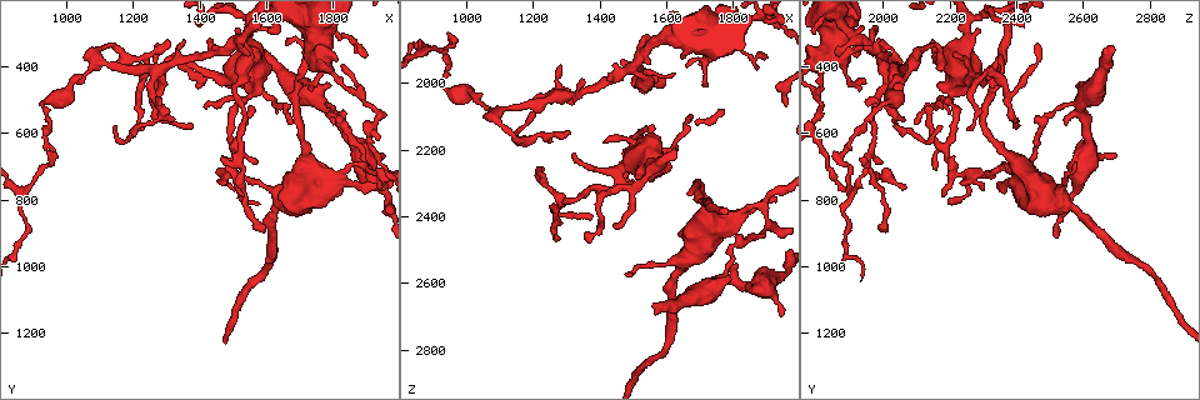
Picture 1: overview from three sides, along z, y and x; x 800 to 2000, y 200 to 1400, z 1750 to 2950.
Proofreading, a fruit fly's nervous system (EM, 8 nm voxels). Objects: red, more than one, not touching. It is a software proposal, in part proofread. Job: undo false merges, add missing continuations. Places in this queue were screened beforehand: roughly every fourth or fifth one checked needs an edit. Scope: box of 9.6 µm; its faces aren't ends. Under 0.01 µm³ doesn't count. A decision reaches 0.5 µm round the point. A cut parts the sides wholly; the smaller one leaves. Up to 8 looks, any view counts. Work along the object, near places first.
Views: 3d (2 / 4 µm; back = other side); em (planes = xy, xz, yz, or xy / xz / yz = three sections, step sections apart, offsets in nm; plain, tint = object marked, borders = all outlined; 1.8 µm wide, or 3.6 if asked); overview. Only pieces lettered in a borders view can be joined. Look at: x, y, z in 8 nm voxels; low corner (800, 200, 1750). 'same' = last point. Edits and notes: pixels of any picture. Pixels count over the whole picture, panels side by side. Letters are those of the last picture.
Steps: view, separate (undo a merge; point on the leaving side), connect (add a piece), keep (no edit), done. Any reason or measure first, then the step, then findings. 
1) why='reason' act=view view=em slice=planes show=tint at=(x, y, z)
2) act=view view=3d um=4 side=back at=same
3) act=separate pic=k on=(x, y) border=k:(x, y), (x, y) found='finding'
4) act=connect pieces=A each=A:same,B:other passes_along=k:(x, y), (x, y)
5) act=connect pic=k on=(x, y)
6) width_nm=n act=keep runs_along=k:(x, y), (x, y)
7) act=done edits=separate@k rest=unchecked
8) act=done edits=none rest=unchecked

why='branch stops here' act=view view=em slice=yz step=8 show=borders at=(1480, 690, 2580)

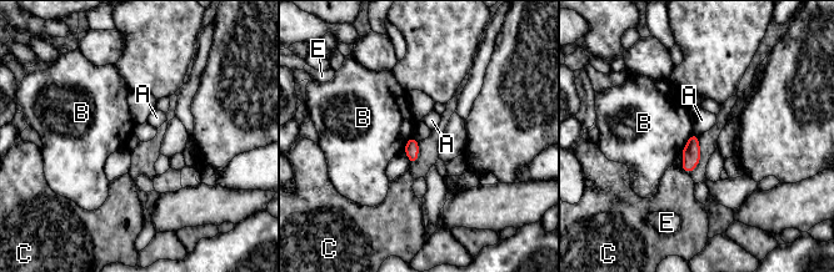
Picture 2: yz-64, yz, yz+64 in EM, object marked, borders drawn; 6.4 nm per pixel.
width_nm=100 act=keep each=A:other,B:other,C:other,E:other border=2:(692, 132), (680, 152) found='no lettered piece goes on from it'

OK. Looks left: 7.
why='calibre changes' act=view view=em slice=xz step=4 show=tint at=(1780, 510, 2590)

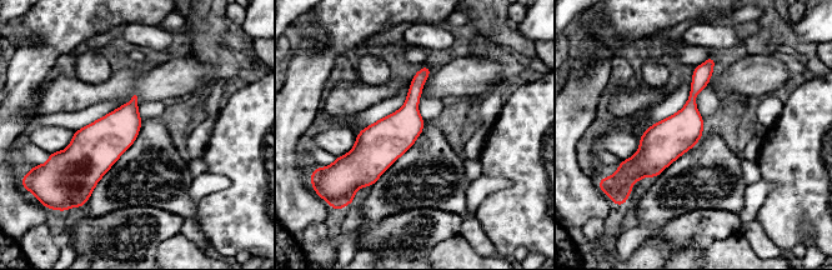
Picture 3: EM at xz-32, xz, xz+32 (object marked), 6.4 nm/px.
act=view view=em slice=planes show=borders at=same

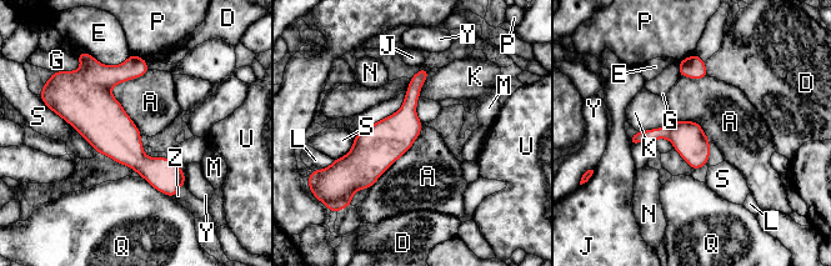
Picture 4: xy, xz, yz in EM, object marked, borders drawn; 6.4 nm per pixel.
longest_contact=A:420nm act=keep each=A:other,D:other,E:other,G:other,J:other,K:other,L:other,M:other,N:other,P:other,Q:other,S:other,U:other,Y:other,Z:other found='all the same cell'

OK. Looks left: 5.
why='sharp bend' act=view view=3d um=4 at=(1020, 450, 2030)

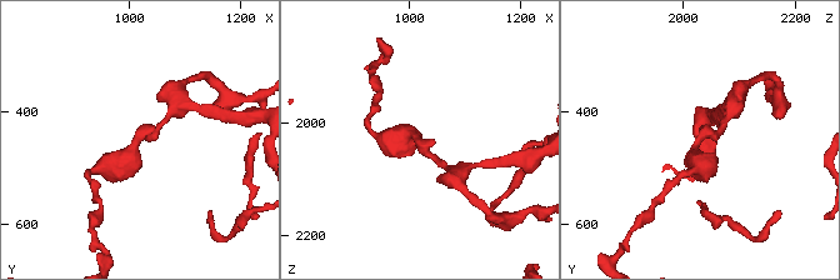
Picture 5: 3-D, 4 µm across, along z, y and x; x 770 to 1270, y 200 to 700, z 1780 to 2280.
why='need the tissue' act=view view=em slice=planes show=tint at=(1015, 445, 2035)

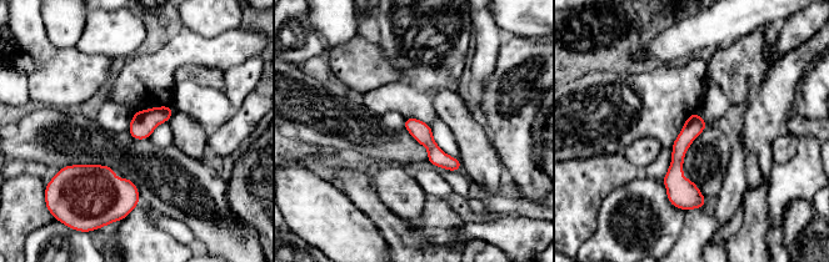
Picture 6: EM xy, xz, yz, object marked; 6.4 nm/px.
act=view view=em slice=planes show=borders at=same

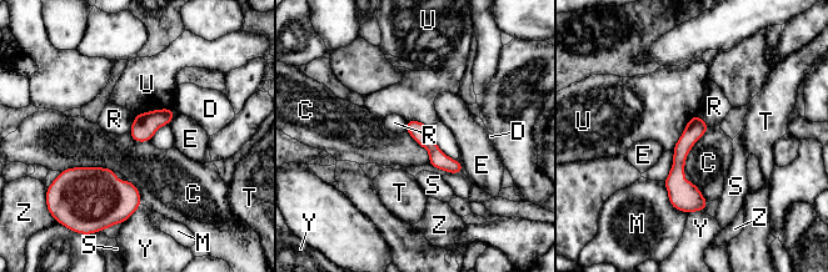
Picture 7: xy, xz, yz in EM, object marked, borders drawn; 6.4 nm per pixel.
act=keep each=C:other,D:other,E:other,M:other,R:other,S:other,T:other,U:other,Y:other,Z:other border=7:(115, 170), (66, 167), (60, 172) found='all the same cell'

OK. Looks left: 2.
act=done edits=none rest=unchecked

